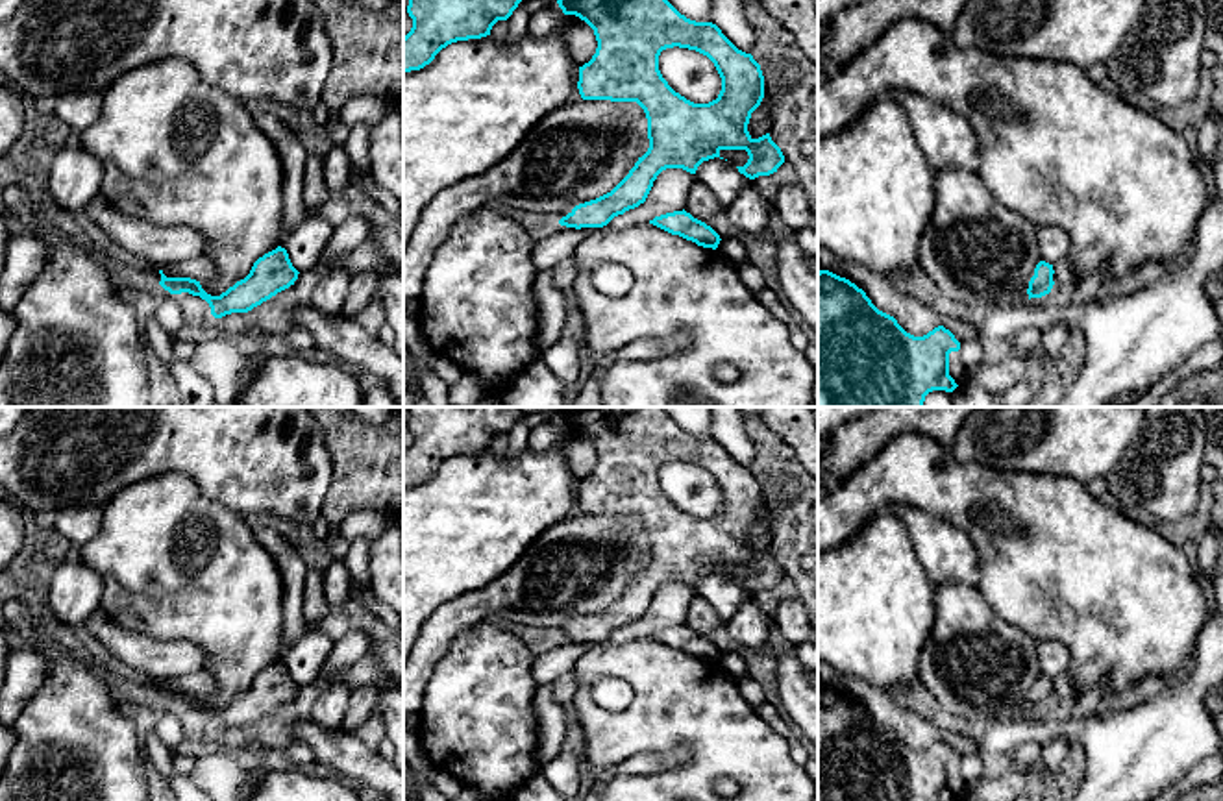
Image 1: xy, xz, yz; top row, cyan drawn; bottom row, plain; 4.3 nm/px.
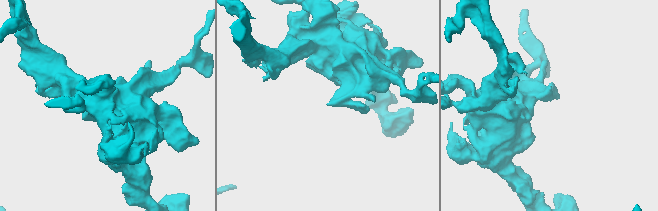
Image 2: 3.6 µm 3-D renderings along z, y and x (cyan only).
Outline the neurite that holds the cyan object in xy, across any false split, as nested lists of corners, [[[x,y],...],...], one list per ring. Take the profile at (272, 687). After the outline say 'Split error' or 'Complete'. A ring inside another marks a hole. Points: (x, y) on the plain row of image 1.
[[[278,660],[276,664],[259,672],[250,688],[229,701],[220,710],[207,709],[200,696],[191,692],[167,692],[159,684],[159,699],[170,709],[189,707],[200,710],[211,721],[215,733],[222,733],[231,727],[248,727],[263,716],[270,714],[278,707],[289,703],[298,694],[298,684],[292,681],[285,662]]]. Complete

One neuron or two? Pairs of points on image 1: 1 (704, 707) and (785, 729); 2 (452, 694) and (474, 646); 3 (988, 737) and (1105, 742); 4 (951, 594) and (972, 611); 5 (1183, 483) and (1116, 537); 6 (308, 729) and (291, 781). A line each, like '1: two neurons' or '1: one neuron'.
1: two neurons
2: one neuron
3: one neuron
4: one neuron
5: two neurons
6: two neurons

